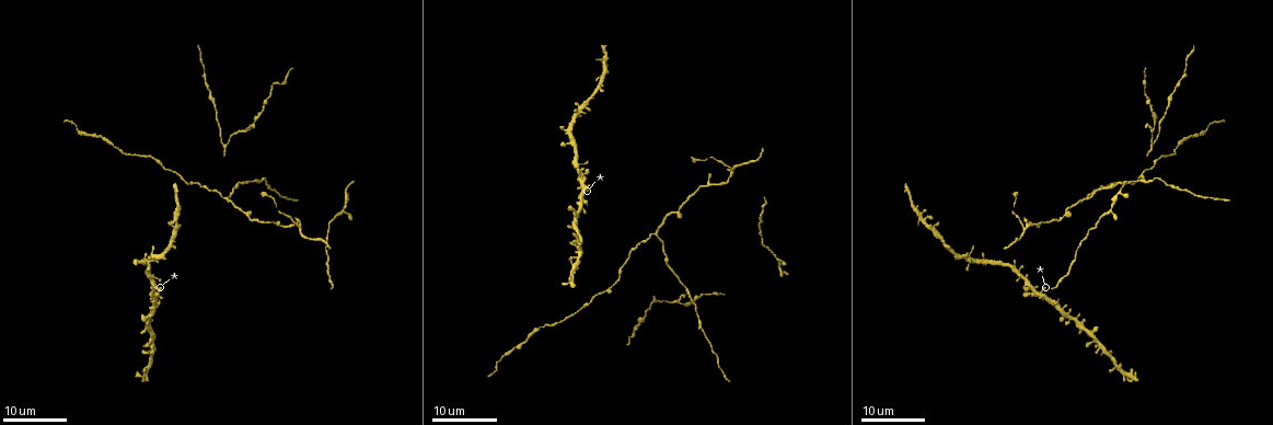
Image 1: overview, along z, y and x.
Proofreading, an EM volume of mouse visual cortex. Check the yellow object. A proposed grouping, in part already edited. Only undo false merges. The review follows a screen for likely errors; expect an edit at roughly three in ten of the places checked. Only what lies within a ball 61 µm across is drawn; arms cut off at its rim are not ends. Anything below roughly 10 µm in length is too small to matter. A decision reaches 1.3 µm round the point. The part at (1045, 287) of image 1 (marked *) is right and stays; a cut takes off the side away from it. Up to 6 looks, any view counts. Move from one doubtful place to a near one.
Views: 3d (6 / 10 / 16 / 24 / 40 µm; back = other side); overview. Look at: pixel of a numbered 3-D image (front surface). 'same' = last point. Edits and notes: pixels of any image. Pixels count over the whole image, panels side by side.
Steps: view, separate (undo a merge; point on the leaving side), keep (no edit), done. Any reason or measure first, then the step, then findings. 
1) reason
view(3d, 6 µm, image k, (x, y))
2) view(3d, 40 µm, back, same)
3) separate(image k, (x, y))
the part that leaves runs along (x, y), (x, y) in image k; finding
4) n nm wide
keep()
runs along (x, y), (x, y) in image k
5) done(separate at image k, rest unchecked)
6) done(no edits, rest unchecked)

three-way junction
view(3d, 24 µm, image 1, (1089, 198))

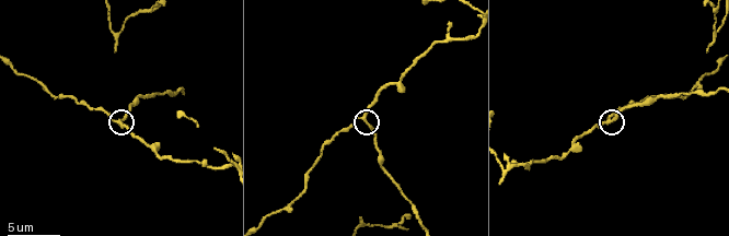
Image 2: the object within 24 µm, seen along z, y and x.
view(3d, 10 µm, image 2, (362, 117))

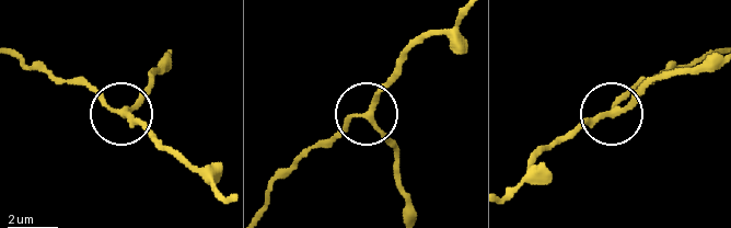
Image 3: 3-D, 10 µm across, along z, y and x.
180 nm wide
keep()
all the same cell

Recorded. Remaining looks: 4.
view(3d, 10 µm, image 2, (717, 35))

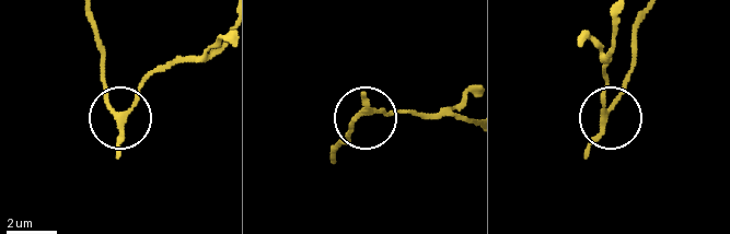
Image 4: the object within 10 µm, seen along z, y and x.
200 nm wide
keep()
all the same cell

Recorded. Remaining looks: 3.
thick turns thin
view(3d, 16 µm, image 2, (383, 169))

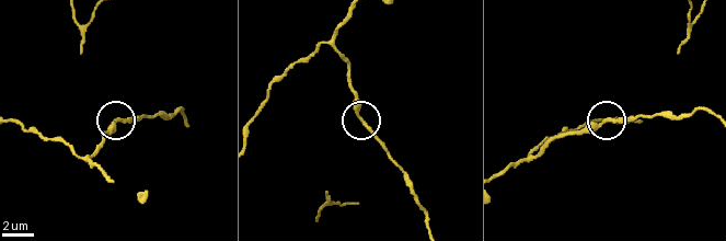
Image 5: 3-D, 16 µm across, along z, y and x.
keep()
one cell here

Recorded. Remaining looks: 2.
done(no edits, rest unchecked)

